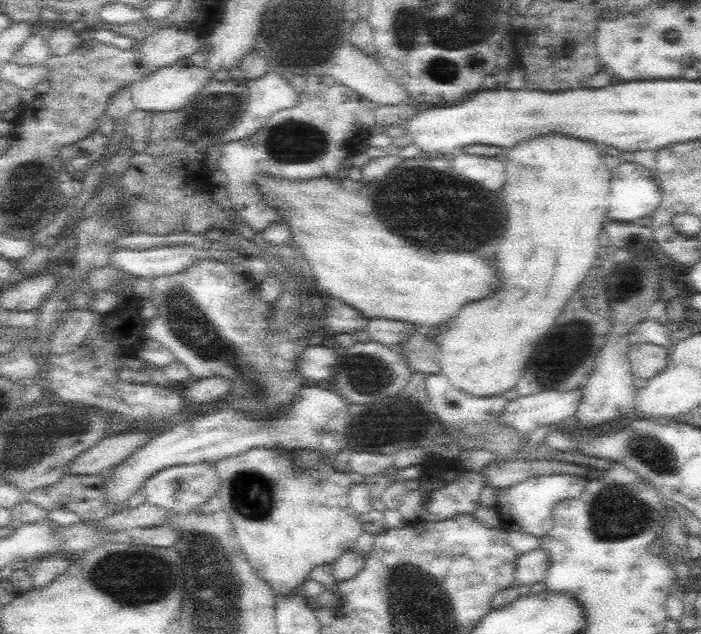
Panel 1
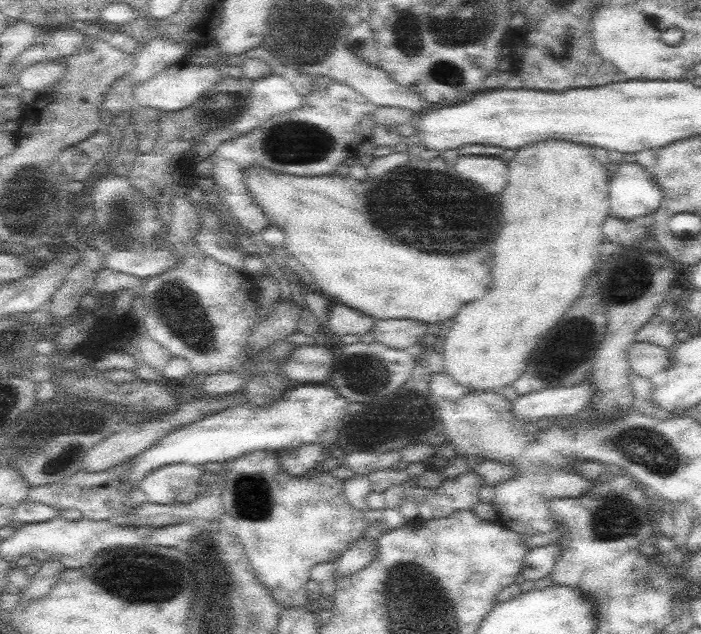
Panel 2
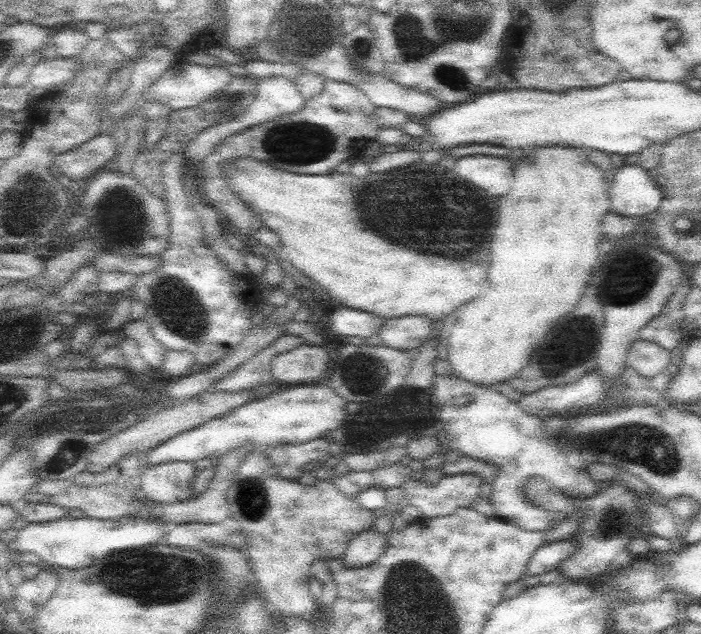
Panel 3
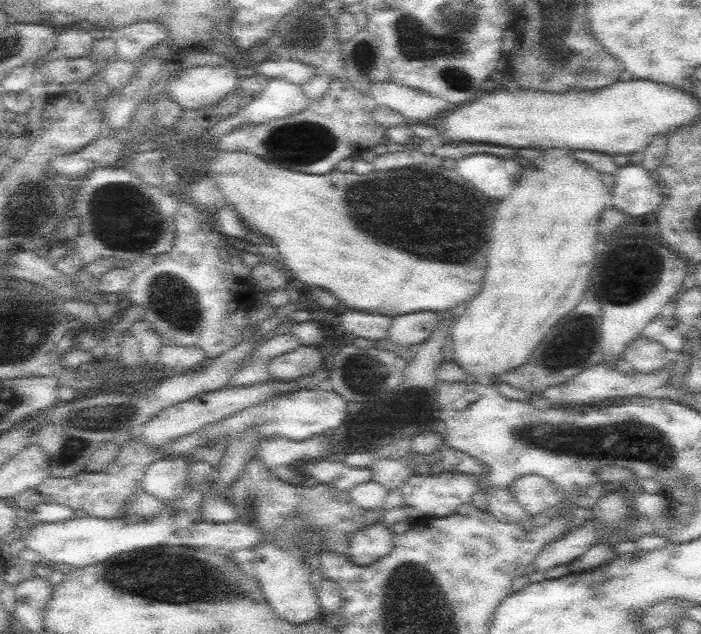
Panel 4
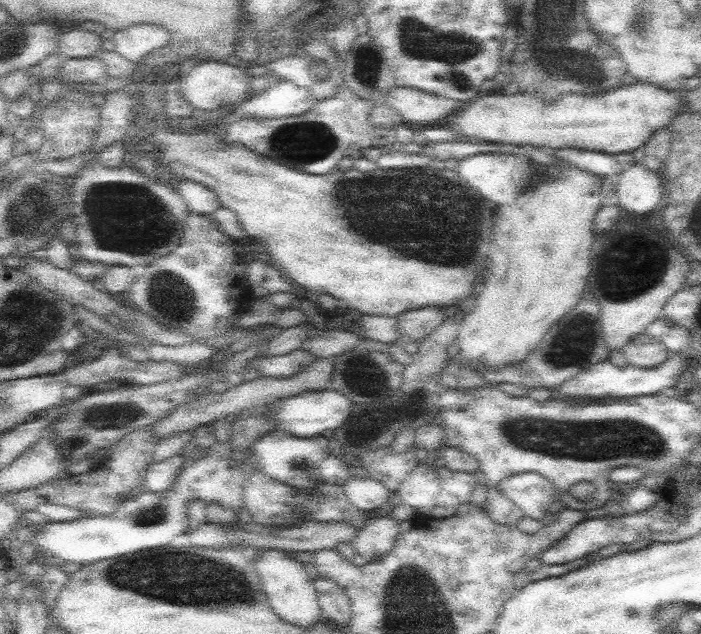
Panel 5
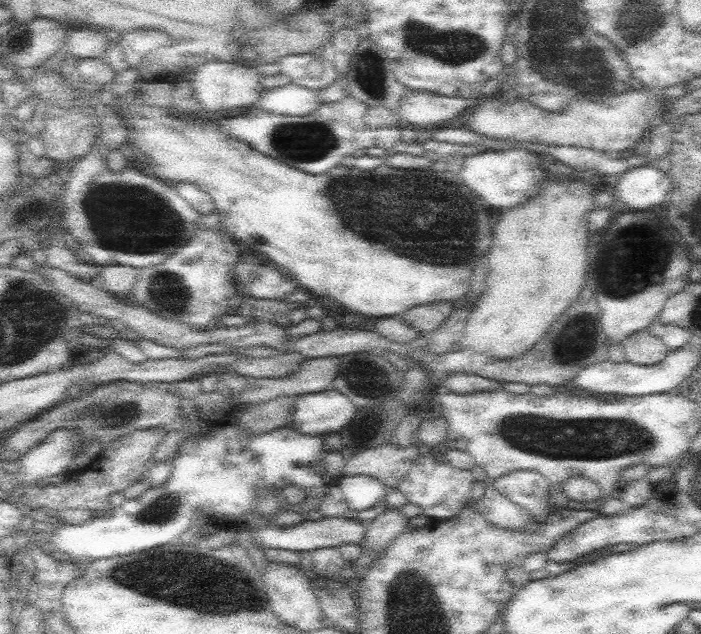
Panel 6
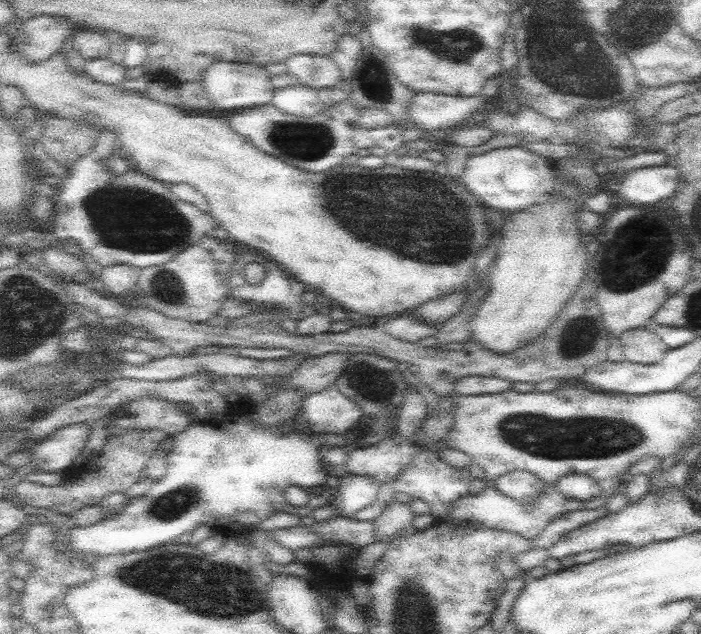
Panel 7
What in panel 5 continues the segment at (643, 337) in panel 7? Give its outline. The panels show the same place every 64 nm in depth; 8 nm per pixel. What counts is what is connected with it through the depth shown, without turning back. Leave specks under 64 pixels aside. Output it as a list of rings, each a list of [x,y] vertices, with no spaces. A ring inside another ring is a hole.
[[[645,332],[641,336],[629,340],[629,344],[625,344],[623,356],[629,366],[645,368],[645,370],[659,368],[661,364],[665,364],[665,360],[669,360],[669,352],[665,350],[663,342],[651,338]]]

